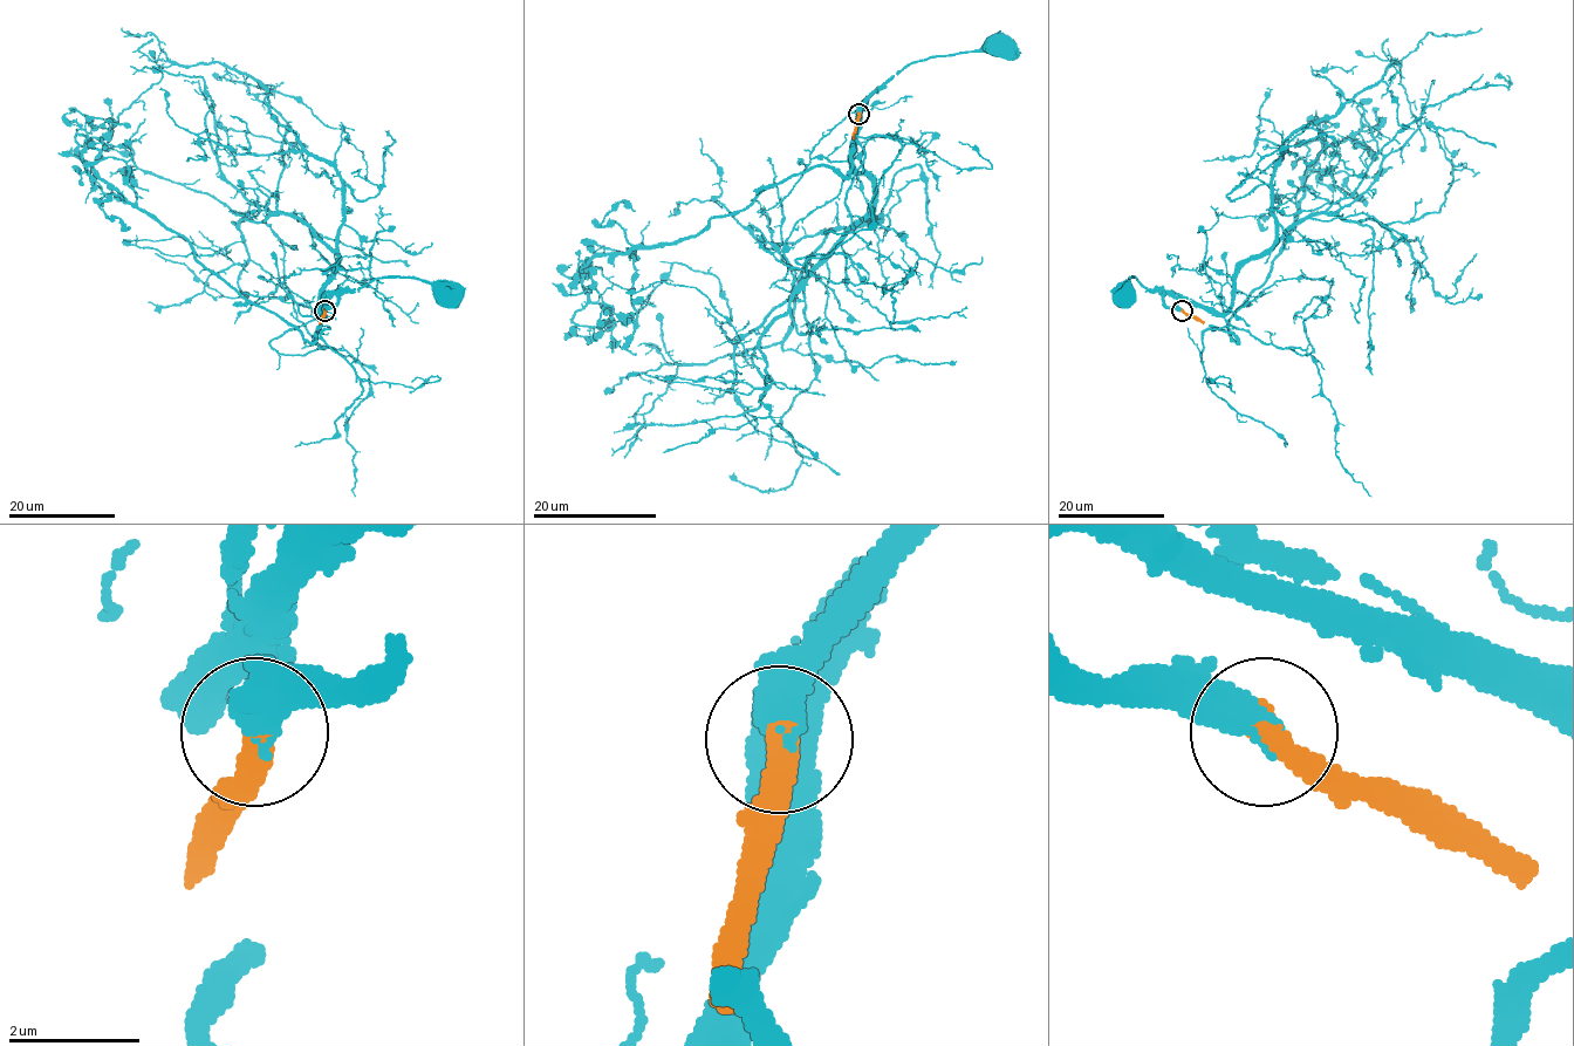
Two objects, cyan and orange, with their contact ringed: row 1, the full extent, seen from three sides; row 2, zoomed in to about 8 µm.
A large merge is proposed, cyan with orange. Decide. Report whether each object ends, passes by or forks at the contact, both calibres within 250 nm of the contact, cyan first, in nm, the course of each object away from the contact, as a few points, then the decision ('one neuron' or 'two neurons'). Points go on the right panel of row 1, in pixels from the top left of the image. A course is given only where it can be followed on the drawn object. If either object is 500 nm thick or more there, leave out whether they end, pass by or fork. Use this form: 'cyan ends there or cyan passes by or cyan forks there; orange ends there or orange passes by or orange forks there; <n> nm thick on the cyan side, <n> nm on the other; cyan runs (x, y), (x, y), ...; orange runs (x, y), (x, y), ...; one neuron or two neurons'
550 nm thick on the cyan side, 440 nm on the other; cyan runs (1182, 310), (1171, 309), (1156, 291), (1147, 289), (1133, 278), (1116, 292), (1121, 296); orange runs (1182, 310), (1204, 322); one neuron

